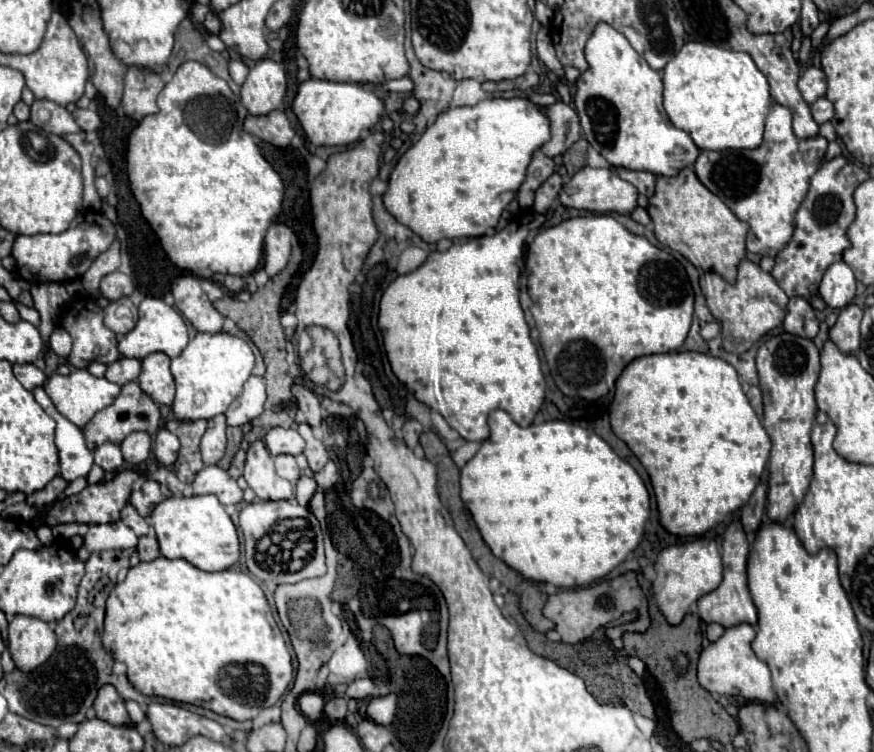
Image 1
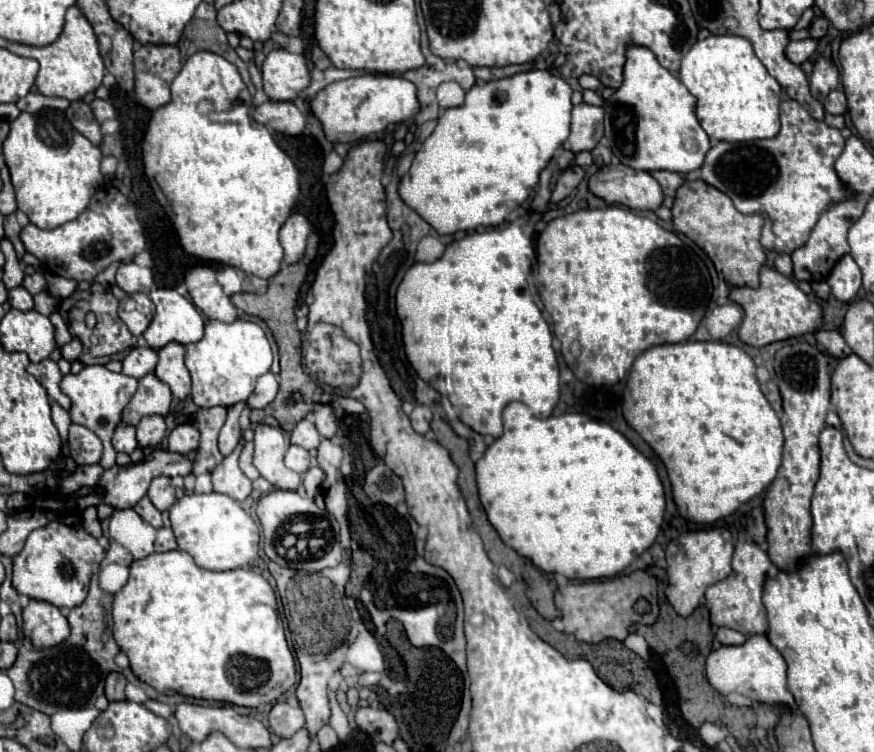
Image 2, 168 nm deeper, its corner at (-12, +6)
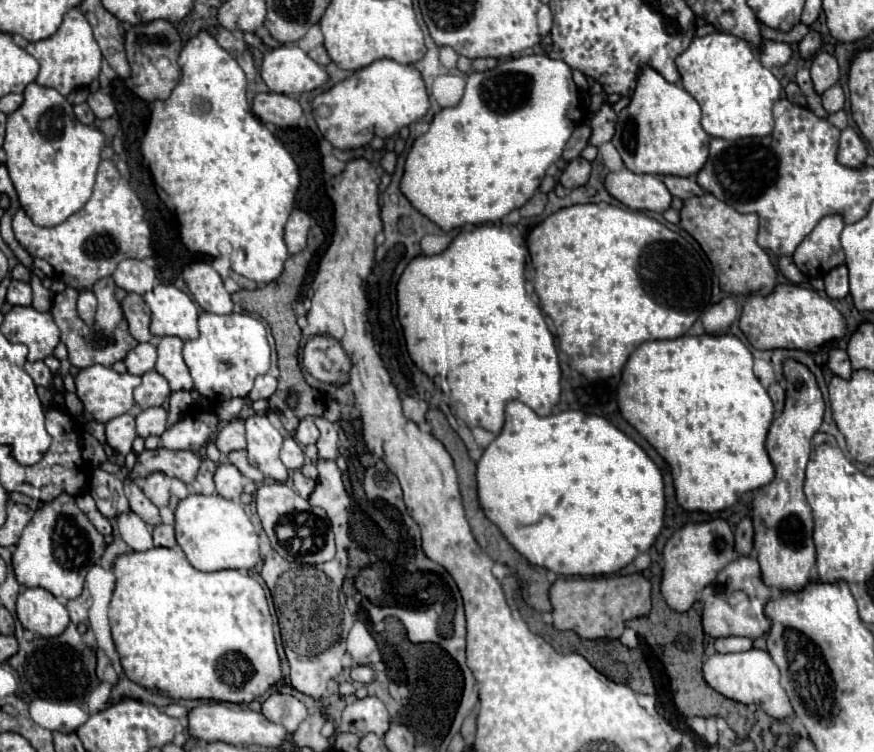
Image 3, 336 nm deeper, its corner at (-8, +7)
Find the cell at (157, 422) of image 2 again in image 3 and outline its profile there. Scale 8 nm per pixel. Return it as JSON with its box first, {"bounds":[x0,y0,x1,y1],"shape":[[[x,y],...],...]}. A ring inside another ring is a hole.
{"bounds":[137,406,167,438],"shape":[[[155,406],[155,408],[141,410],[141,414],[137,416],[137,436],[141,438],[147,438],[151,434],[161,436],[165,430],[165,422],[167,422],[165,408]]]}

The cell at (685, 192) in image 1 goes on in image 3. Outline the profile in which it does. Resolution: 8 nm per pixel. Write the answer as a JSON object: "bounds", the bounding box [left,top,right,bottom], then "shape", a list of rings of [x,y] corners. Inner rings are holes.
{"bounds":[679,192,777,296],"shape":[[[705,192],[703,196],[691,196],[683,200],[679,216],[681,216],[679,226],[687,230],[699,242],[699,246],[703,246],[703,252],[713,264],[713,272],[719,278],[723,292],[755,294],[763,290],[763,296],[767,296],[775,288],[777,278],[775,268],[767,252],[757,244],[757,230],[759,230],[757,214],[739,214],[723,200]]]}

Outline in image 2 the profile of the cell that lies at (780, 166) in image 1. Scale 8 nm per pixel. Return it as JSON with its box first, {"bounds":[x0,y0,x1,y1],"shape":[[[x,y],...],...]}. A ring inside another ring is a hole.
{"bounds":[701,99,853,253],"shape":[[[789,99],[781,103],[781,131],[777,137],[749,143],[727,143],[727,141],[713,143],[701,167],[701,179],[711,187],[723,191],[727,197],[731,197],[733,205],[741,213],[757,213],[767,219],[769,229],[763,231],[765,249],[777,253],[793,253],[797,247],[807,243],[811,229],[815,227],[819,217],[829,209],[829,205],[853,197],[853,191],[849,191],[843,185],[833,167],[843,151],[843,145],[845,139],[839,129],[813,119],[797,101]]]}

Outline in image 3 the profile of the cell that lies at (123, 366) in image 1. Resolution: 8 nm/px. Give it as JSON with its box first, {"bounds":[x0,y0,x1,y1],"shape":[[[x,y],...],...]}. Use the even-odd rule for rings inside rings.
{"bounds":[125,344,157,376],"shape":[[[137,344],[133,350],[127,352],[125,356],[125,366],[129,374],[137,374],[143,376],[145,372],[153,370],[157,362],[157,350],[153,344]]]}

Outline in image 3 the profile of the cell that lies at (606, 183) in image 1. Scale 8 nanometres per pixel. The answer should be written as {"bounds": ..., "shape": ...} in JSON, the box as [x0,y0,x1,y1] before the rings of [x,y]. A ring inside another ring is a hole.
{"bounds":[605,168,671,212],"shape":[[[627,168],[609,172],[605,178],[605,190],[631,210],[665,212],[671,204],[671,194],[661,178],[653,174],[633,174]]]}

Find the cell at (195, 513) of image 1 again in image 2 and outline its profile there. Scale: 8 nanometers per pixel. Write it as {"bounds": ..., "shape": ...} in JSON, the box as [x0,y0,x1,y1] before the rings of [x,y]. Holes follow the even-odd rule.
{"bounds":[169,493,259,571],"shape":[[[223,493],[183,495],[169,509],[169,517],[179,549],[189,553],[203,569],[229,571],[239,567],[251,567],[259,553],[259,529],[255,521],[241,509],[235,499]]]}

